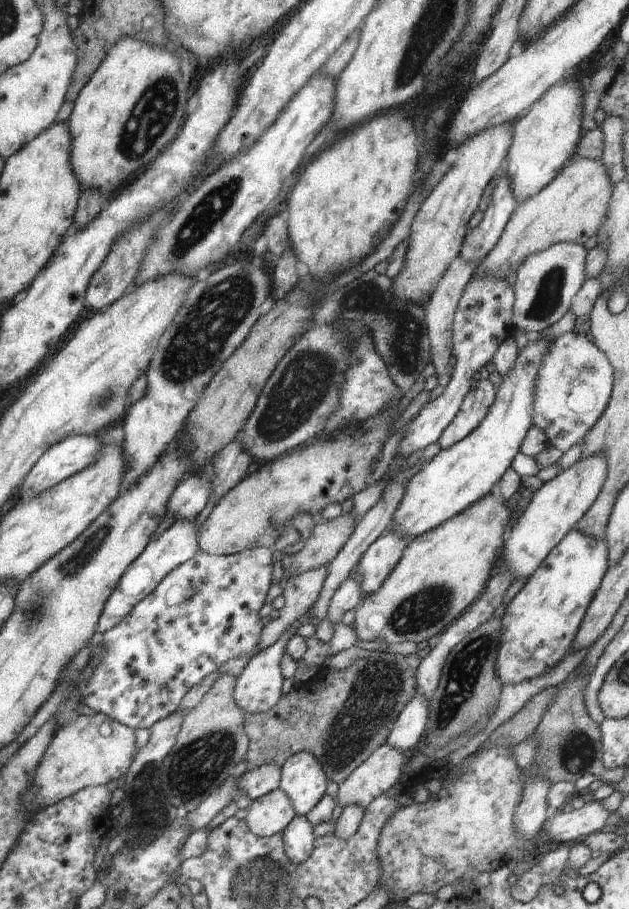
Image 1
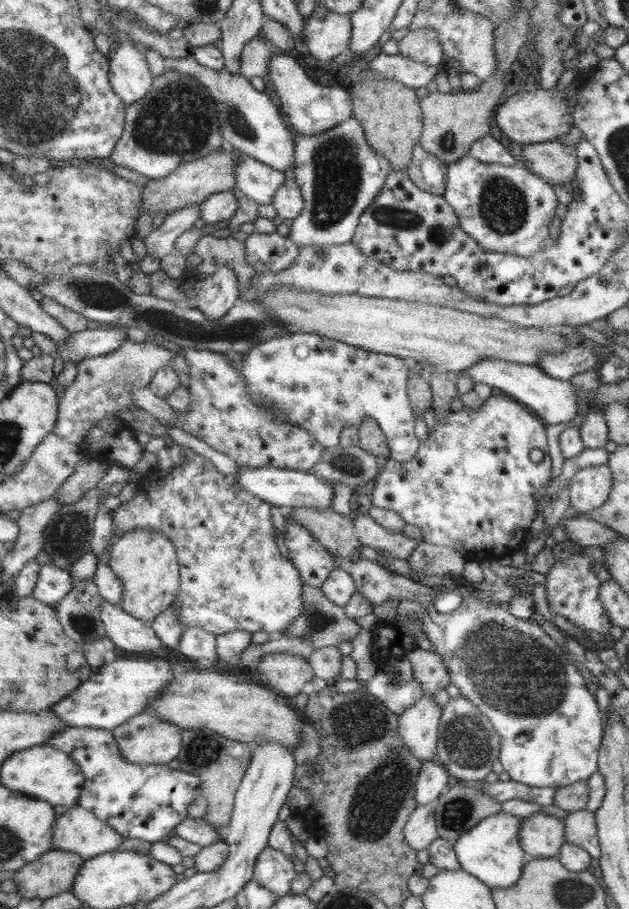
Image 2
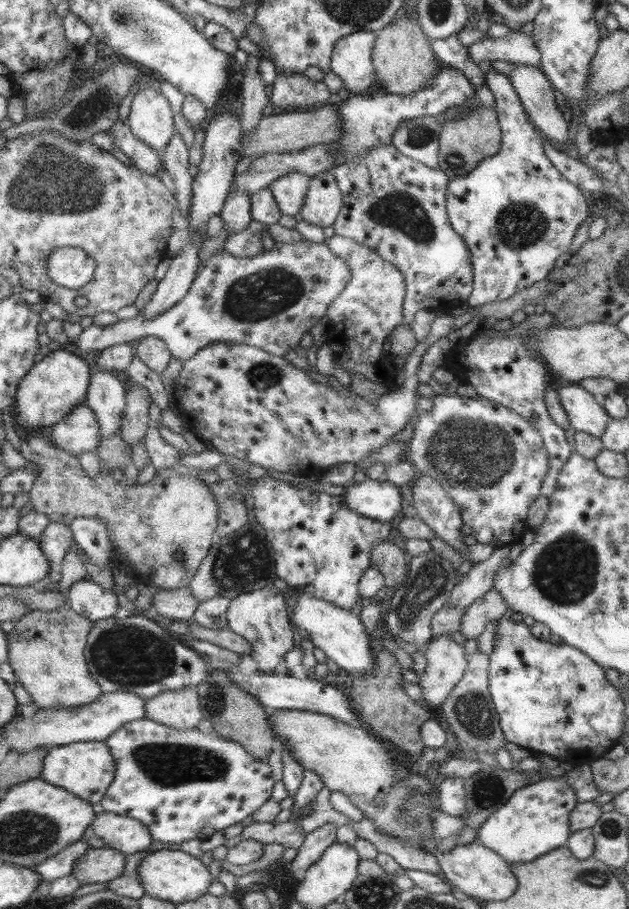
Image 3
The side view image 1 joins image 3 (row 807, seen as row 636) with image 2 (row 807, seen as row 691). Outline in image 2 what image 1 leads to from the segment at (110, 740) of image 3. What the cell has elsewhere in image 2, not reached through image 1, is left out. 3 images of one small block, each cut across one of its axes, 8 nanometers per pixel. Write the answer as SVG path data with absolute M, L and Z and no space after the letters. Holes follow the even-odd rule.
M67 727L46 743L50 743L58 750L66 752L75 763L78 763L85 778L78 805L93 812L94 816L106 822L108 826L114 828L124 838L139 838L150 843L160 840L165 841L182 820L190 817L188 816L188 804L194 802L194 798L201 796L202 789L200 789L200 784L202 784L202 779L198 779L198 776L190 774L190 772L170 769L166 765L141 765L126 761L120 755L118 743L116 743L116 739L114 739L114 735L110 730L105 730L104 728Z

